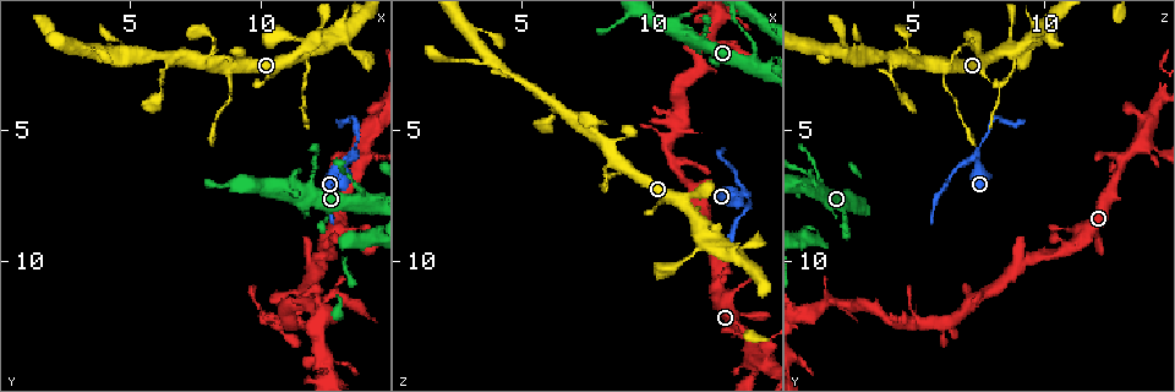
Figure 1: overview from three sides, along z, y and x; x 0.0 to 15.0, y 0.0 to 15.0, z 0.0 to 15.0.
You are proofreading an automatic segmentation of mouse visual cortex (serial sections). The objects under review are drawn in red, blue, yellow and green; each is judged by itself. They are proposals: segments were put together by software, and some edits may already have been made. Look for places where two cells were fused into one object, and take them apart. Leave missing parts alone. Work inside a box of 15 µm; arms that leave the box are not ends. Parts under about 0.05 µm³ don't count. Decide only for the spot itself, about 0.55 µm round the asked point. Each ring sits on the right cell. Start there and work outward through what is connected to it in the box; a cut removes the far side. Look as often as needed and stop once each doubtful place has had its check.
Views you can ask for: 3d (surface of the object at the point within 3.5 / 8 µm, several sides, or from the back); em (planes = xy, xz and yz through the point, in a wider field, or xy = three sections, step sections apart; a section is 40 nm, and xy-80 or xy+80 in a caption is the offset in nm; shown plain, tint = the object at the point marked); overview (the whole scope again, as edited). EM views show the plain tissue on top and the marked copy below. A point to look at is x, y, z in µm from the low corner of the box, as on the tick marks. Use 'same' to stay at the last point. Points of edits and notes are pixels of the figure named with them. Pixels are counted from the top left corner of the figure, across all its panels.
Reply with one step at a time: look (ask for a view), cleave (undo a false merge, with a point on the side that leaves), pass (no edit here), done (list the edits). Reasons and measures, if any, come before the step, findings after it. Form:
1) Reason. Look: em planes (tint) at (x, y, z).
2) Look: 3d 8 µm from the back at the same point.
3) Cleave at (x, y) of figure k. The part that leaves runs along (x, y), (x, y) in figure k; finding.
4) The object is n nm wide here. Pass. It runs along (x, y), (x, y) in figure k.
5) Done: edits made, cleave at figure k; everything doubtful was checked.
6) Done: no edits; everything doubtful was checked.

Sharp bend. Look: 3d 3.5 µm at (8.7, 2.7, 6.1).

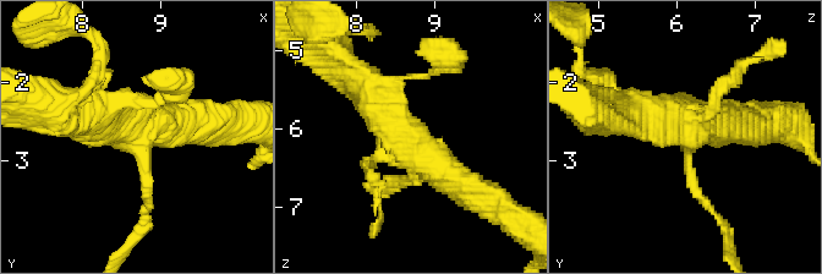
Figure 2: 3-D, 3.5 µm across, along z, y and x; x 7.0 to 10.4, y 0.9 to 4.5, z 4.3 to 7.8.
Shape alone is not enough. Look: em xy step 1 (tint) at (8.75, 2.80, 6.15).

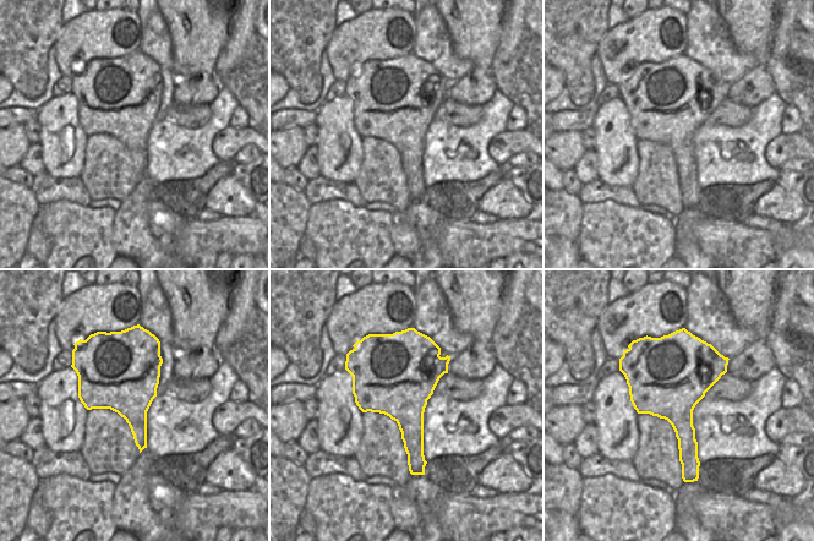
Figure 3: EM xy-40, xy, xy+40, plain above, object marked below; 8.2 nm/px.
Pass. It runs along (487, 202), (400, 137), (366, 87) in figure 2; all the same cell.

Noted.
Thin neck. Look: 3d 3.5 µm at (13.5, 6.0, 7.3).

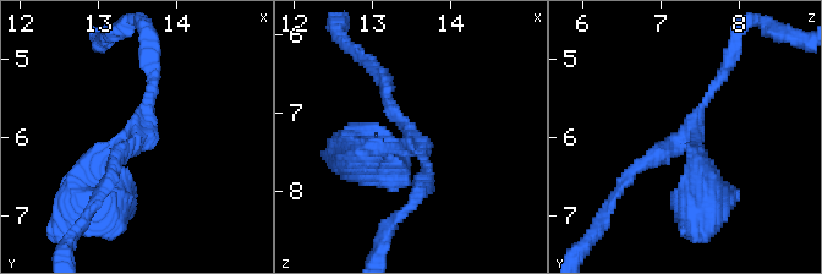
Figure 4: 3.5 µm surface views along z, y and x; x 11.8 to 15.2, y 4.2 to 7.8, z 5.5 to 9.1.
3 arms meet here; the arms are 150, 200, 450 nm wide. Look: em xy step 5 (tint) at (13.45, 5.95, 7.40).

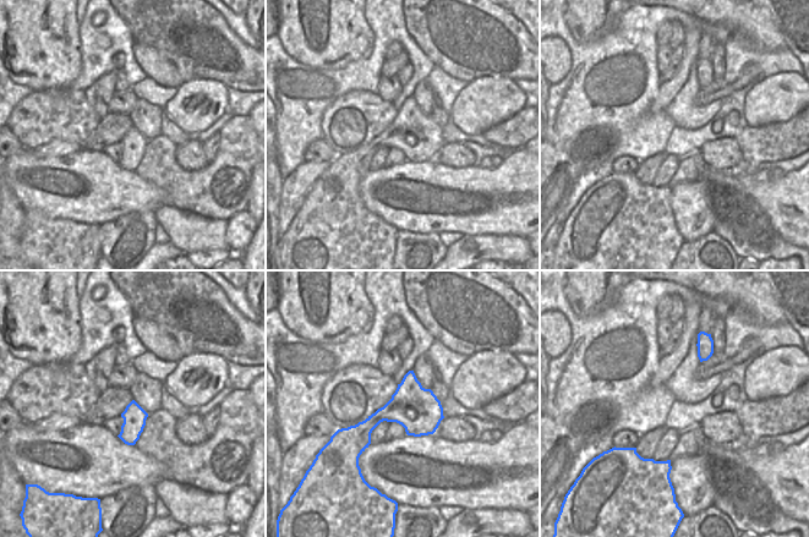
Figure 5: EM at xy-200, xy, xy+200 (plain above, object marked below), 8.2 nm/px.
Pass. It runs along (703, 195), (694, 135), (635, 169) in figure 4; continuous, no second cell.

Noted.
Calibre changes. Look: 3d 8 µm at (13.9, 7.5, 1.9).

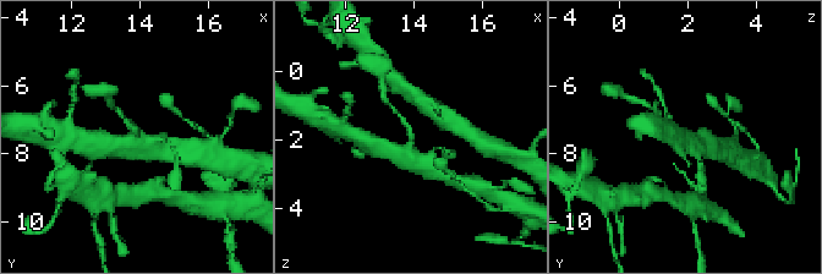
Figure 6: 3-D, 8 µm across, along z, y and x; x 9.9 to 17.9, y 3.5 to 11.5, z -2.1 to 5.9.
The arms are 150, 400 nm wide; shape alone is not enough. Look: em xy step 1 (tint) at (13.9, 7.5, 2.0).

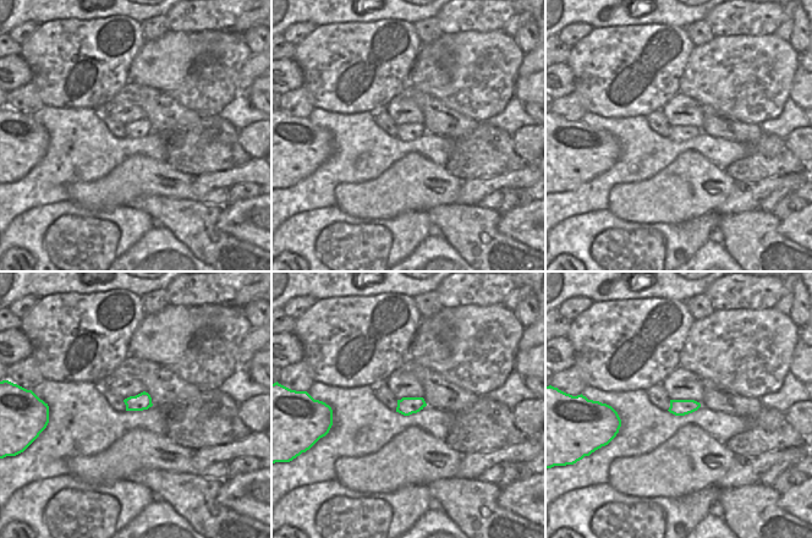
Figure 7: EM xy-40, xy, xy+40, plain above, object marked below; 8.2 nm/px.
Pass. One cell here.

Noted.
Done: no edits; everything doubtful was checked.

